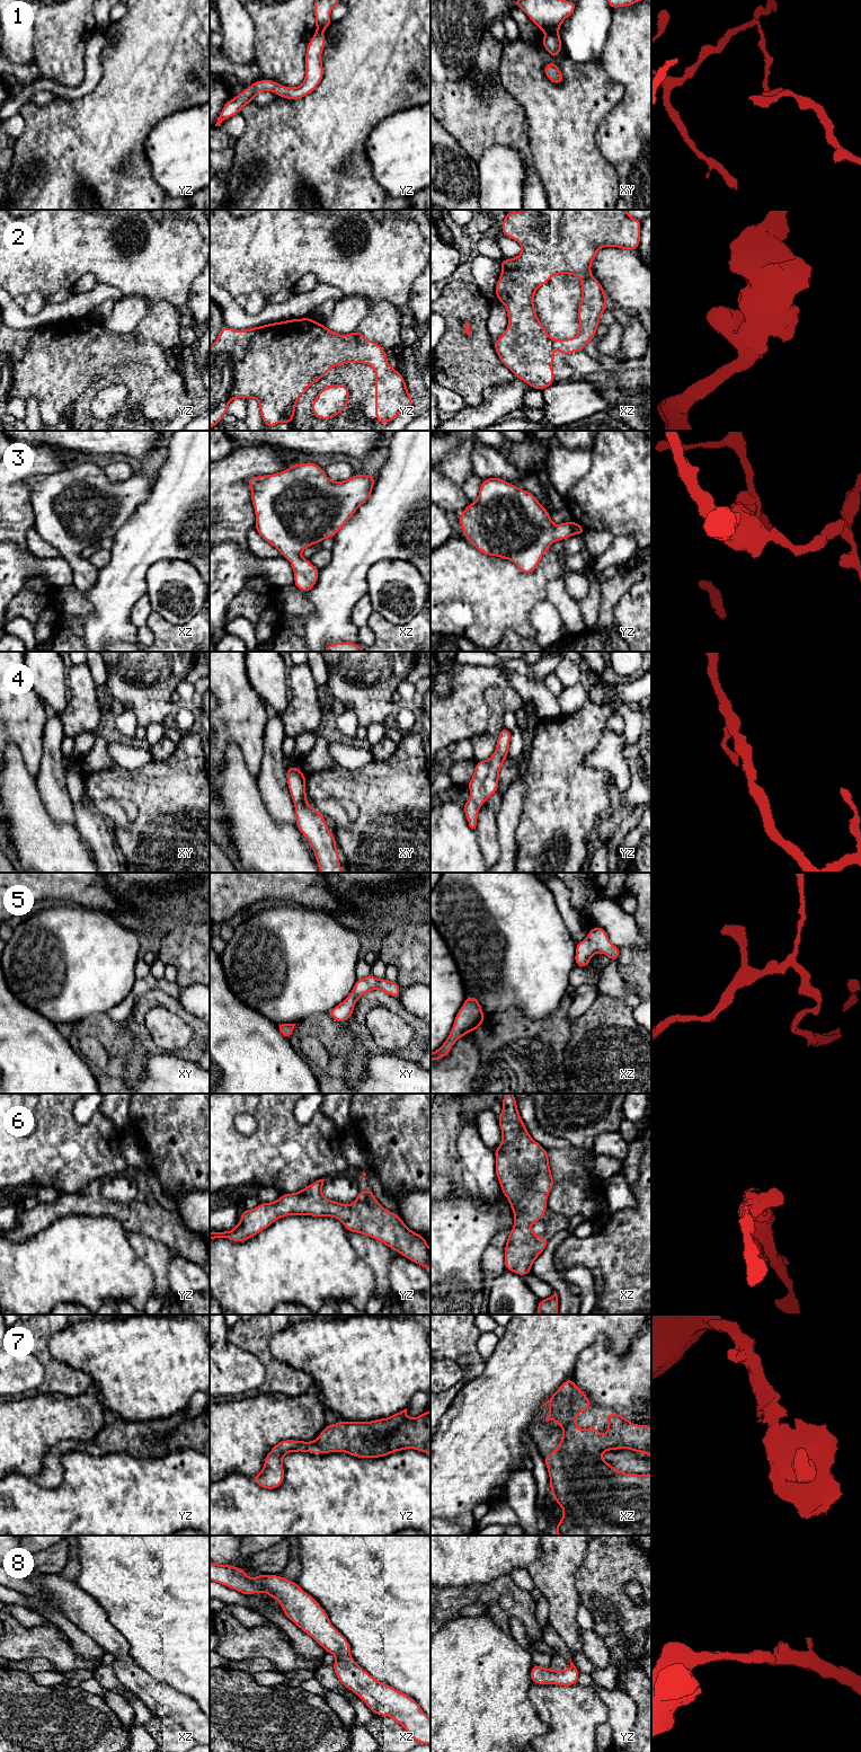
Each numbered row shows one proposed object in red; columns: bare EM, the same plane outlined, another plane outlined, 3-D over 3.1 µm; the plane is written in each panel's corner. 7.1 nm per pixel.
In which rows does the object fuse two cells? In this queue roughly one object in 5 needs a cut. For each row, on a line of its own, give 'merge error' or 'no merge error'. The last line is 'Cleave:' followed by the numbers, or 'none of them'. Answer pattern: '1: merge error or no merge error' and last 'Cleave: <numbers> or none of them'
1: merge error
2: no merge error
3: no merge error
4: no merge error
5: no merge error
6: no merge error
7: no merge error
8: no merge error
Cleave: 1

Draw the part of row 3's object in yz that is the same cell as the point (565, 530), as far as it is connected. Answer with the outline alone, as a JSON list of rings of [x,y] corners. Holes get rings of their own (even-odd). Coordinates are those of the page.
[[[497,477],[482,480],[478,499],[458,521],[480,552],[512,560],[524,574],[535,570],[554,541],[585,533],[575,521],[554,525],[532,493]]]

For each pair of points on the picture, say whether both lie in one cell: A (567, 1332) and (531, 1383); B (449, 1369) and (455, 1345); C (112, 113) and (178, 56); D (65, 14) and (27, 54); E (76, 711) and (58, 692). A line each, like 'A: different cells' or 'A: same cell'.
A: same cell
B: different cells
C: same cell
D: different cells
E: different cells

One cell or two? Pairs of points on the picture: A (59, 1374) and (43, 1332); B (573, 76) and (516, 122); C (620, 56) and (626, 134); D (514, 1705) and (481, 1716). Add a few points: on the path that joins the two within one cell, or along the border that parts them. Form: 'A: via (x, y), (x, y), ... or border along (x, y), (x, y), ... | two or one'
A: via (51, 1364), (43, 1354), (43, 1342) | one
B: border along (508, 94), (525, 114), (529, 140) | two
C: via (631, 76), (631, 115) | one
D: via (506, 1705), (493, 1705), (489, 1708) | one

